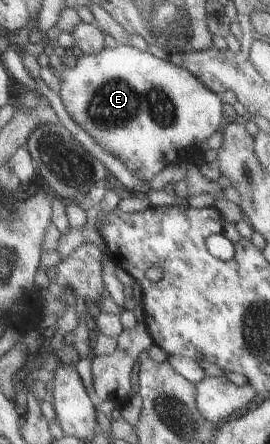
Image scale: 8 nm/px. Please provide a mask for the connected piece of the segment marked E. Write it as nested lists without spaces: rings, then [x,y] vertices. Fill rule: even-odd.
[[[119,45],[116,47],[102,47],[98,53],[77,53],[76,63],[73,67],[67,67],[60,61],[60,57],[55,54],[49,56],[48,67],[55,70],[55,75],[59,76],[59,91],[58,97],[64,105],[64,110],[67,115],[84,131],[93,141],[101,148],[103,152],[107,151],[109,155],[114,156],[116,159],[125,165],[127,171],[136,174],[139,180],[149,181],[155,175],[157,175],[165,166],[167,161],[176,162],[180,160],[185,151],[190,151],[190,147],[198,149],[199,144],[208,139],[213,133],[219,131],[223,124],[222,117],[222,103],[221,93],[212,92],[206,89],[200,79],[196,79],[194,75],[190,75],[186,69],[174,65],[174,63],[168,62],[163,57],[154,56],[149,51],[140,52],[138,49],[131,47],[130,45]]]

